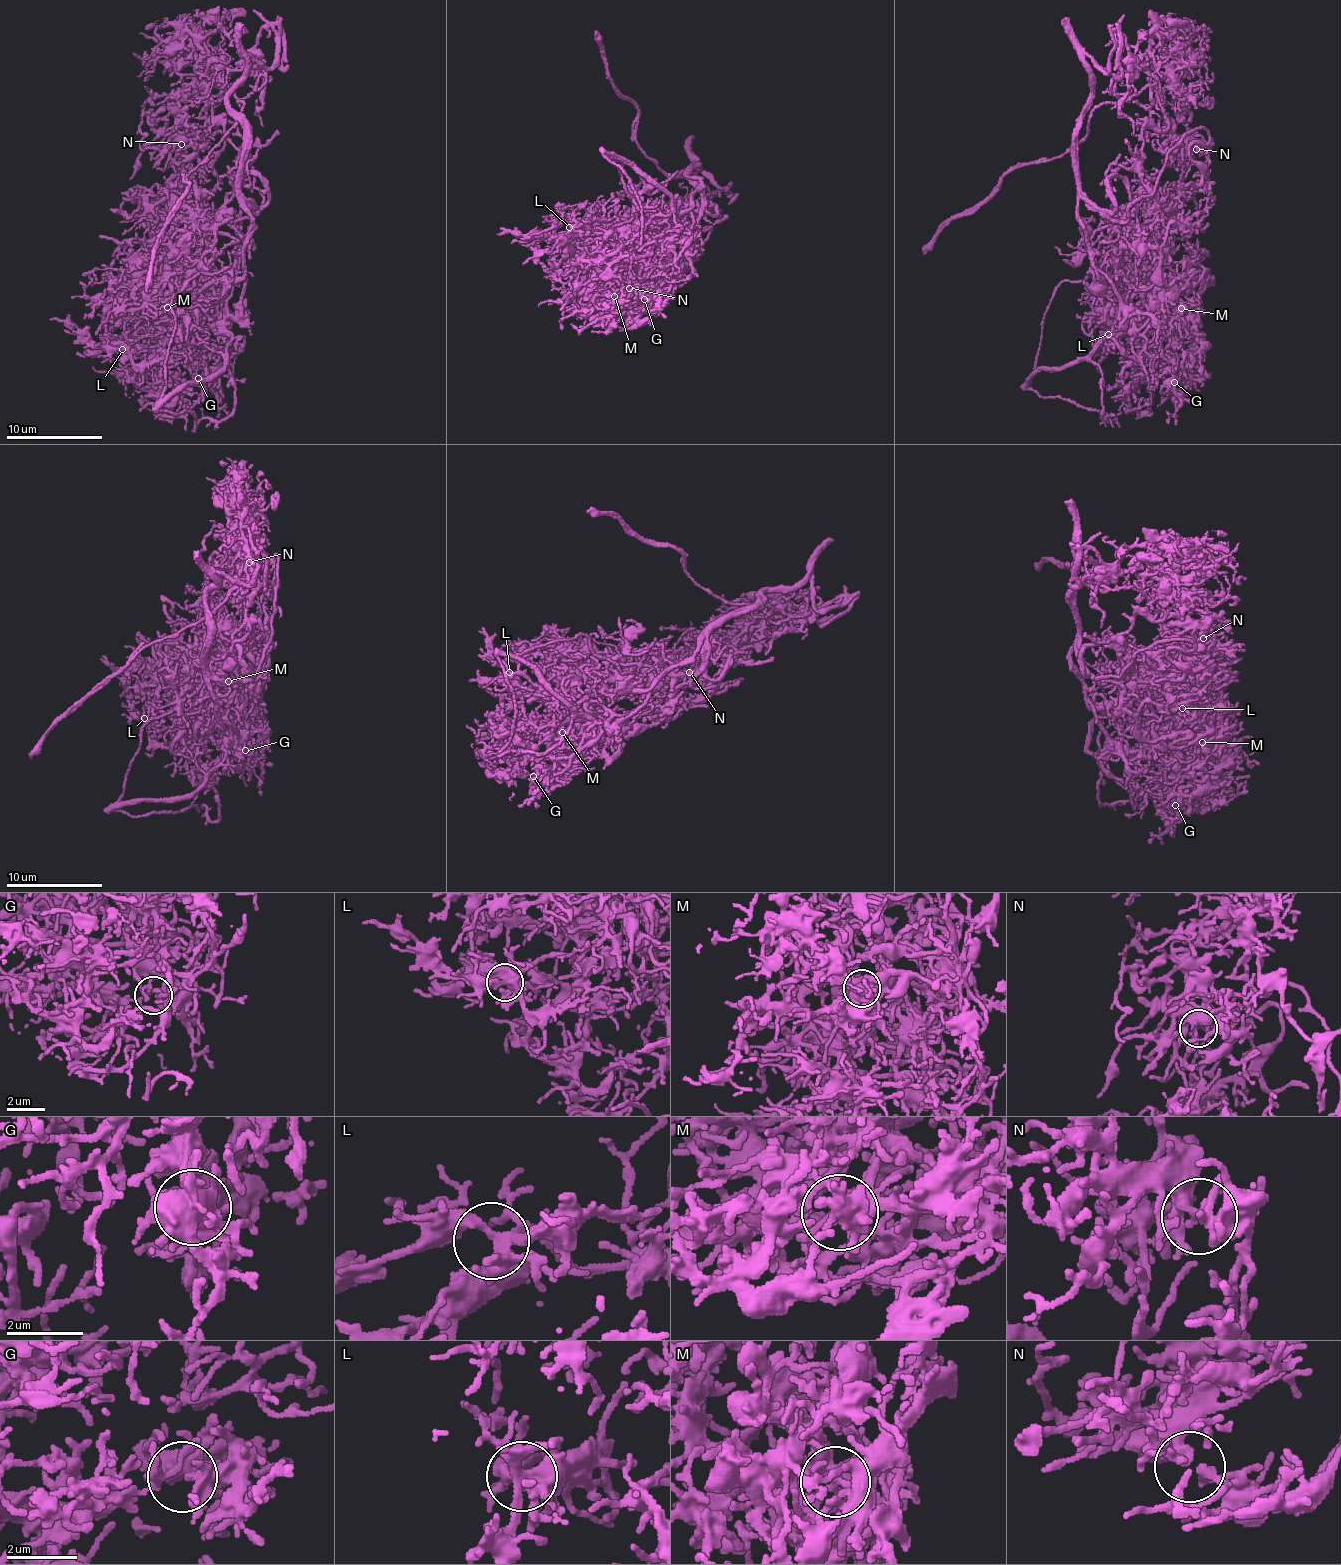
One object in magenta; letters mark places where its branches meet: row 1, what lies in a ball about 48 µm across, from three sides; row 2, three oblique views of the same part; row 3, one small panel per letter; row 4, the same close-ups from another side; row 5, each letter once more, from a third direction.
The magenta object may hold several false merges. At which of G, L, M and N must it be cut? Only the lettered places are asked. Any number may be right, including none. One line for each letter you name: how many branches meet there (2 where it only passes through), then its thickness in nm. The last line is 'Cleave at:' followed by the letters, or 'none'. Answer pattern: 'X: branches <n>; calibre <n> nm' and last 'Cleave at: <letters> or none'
M: branches 4; calibre 170 nm
Cleave at: M

